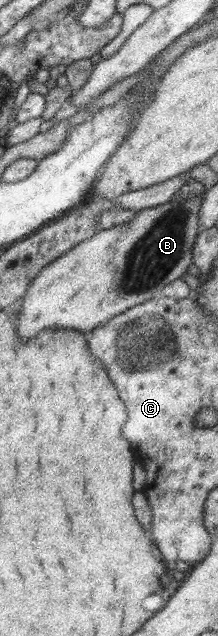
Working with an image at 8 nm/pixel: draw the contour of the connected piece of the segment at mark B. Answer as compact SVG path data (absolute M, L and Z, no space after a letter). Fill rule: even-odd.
M202 196L187 197L180 201L172 198L163 204L141 209L127 223L99 229L75 246L46 264L28 284L25 296L17 308L16 333L20 339L35 336L44 328L61 328L91 332L96 326L111 320L127 308L159 296L161 288L181 278L192 263L192 248L198 233L199 209Z

